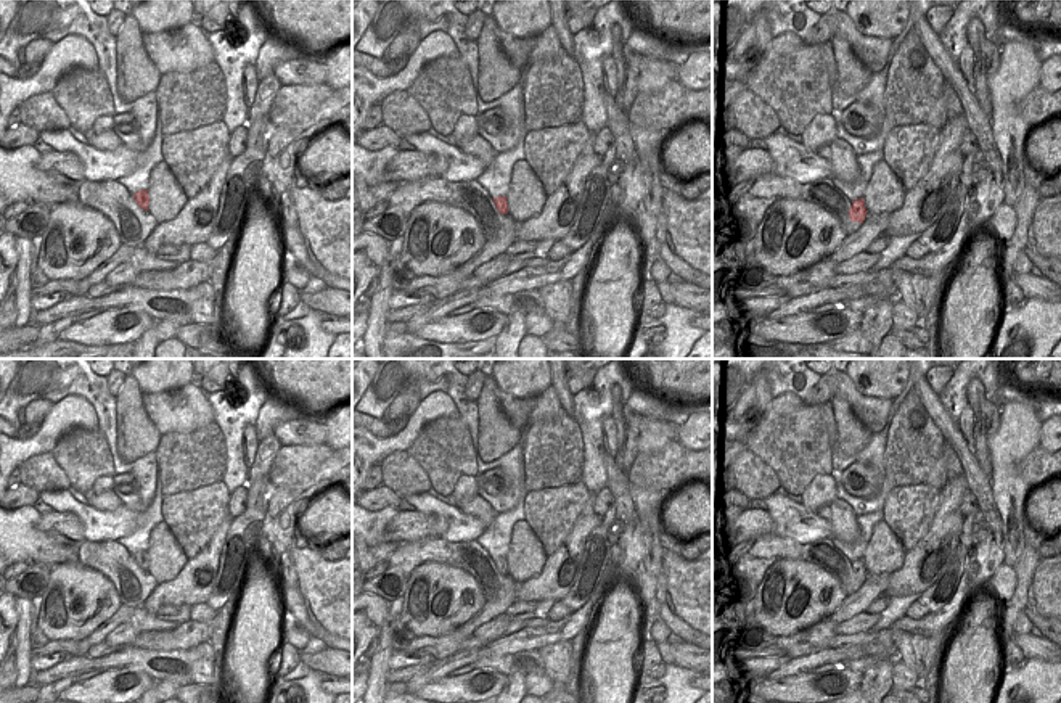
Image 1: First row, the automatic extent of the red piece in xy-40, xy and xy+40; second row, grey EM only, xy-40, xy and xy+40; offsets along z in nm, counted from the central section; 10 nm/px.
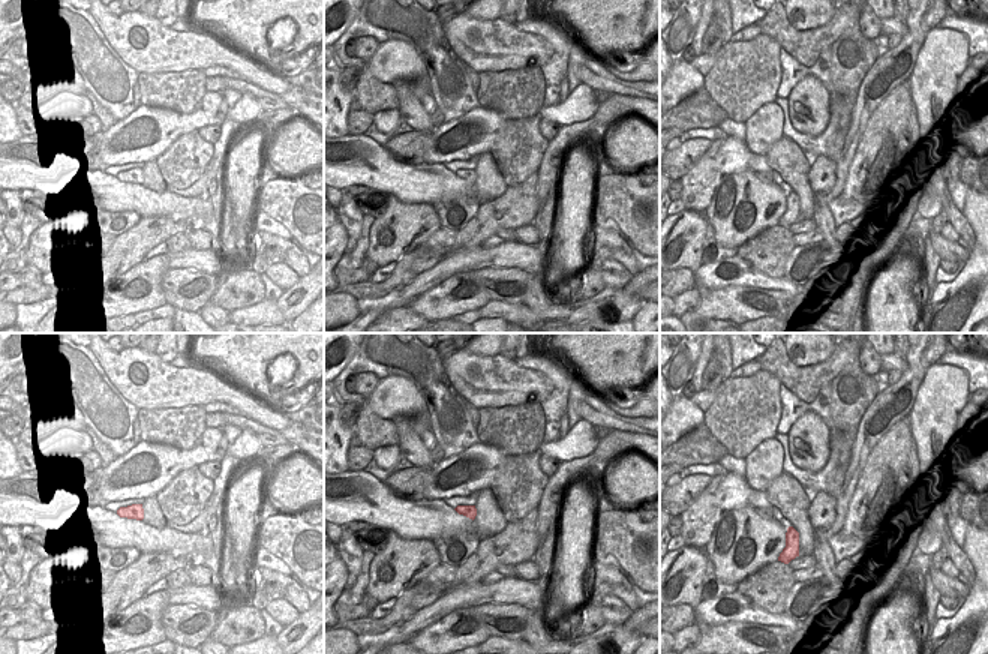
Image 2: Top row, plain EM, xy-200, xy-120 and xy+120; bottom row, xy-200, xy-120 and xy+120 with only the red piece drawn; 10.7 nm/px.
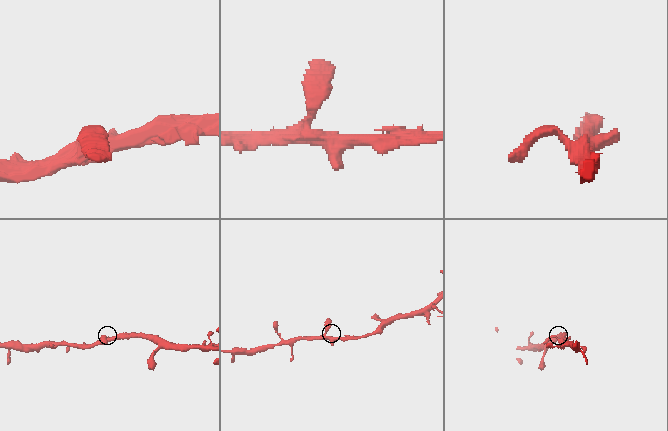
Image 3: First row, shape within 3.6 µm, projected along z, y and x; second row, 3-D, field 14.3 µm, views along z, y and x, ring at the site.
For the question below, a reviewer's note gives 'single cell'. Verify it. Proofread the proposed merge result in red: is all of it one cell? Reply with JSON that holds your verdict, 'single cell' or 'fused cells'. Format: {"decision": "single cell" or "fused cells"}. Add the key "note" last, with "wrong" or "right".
{"decision": "single cell", "note": "right"}

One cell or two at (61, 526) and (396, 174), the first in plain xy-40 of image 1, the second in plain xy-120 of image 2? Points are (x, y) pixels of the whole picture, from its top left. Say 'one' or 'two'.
two

